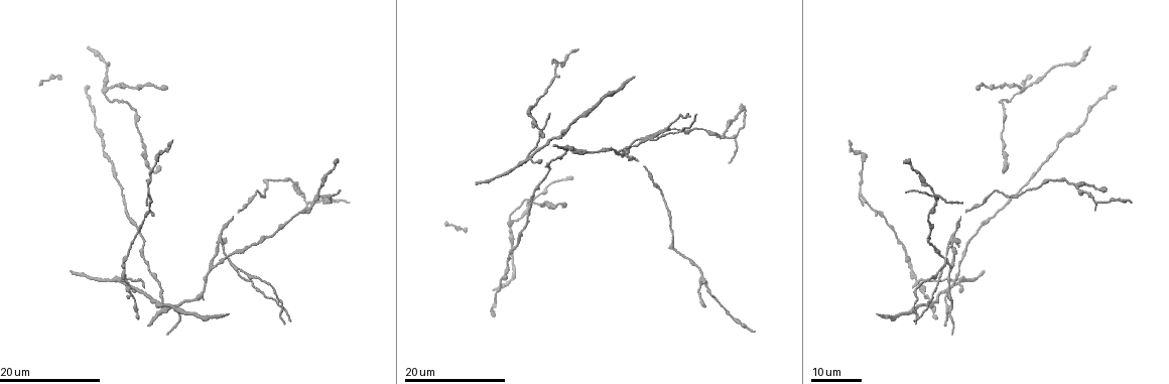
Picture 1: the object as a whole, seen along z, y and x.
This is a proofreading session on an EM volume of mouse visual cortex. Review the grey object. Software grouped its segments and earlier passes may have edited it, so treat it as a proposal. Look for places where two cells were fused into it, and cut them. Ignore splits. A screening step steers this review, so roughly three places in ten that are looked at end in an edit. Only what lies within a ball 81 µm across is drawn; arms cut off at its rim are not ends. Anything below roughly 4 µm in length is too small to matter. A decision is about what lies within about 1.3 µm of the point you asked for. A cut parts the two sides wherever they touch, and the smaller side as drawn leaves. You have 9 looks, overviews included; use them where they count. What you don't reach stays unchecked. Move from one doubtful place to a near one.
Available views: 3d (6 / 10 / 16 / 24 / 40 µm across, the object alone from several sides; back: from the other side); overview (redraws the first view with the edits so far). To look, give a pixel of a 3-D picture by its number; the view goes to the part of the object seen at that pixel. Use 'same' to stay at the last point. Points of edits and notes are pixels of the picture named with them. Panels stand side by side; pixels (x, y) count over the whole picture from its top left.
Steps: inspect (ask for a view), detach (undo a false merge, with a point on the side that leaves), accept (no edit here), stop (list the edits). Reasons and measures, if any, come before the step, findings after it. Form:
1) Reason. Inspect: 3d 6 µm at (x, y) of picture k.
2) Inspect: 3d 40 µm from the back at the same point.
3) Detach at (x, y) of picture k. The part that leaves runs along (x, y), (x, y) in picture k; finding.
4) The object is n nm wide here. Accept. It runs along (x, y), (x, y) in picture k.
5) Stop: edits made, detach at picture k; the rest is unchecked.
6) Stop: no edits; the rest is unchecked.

Three arms meet. Inspect: 3d 24 µm at (951, 308) of picture 1.

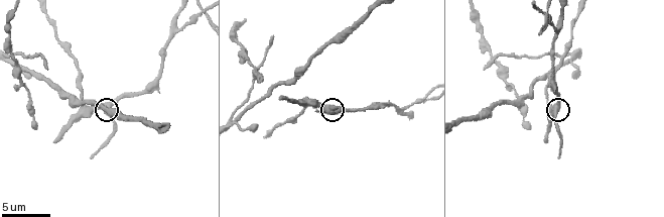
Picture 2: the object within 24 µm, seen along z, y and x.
Inspect: 3d 10 µm at (334, 107) of picture 2.

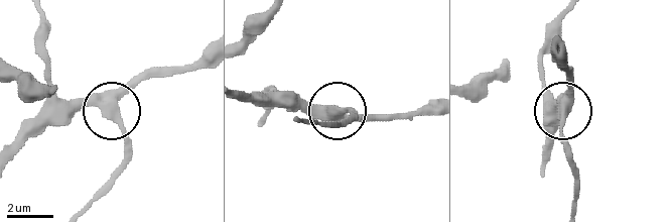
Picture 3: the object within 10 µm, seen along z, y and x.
The object is 410 nm wide here. Accept. All the same cell.

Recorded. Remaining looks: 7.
A fork. Inspect: 3d 24 µm at (724, 137) of picture 1.

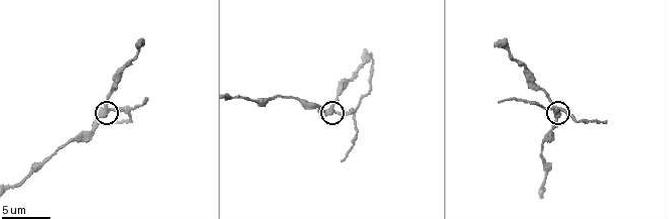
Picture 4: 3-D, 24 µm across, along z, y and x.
Inspect: 3d 6 µm at (106, 108) of picture 4.

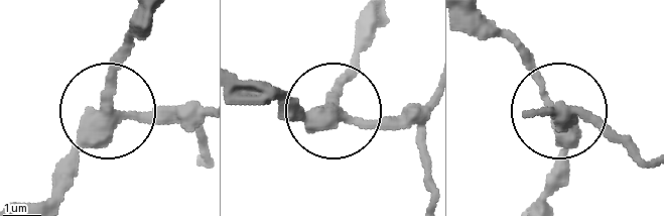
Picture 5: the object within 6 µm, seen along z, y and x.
3 arms meet here. Accept. One cell here.

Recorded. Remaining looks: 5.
Three arms meet. Inspect: 3d 24 µm at (297, 189) of picture 1.

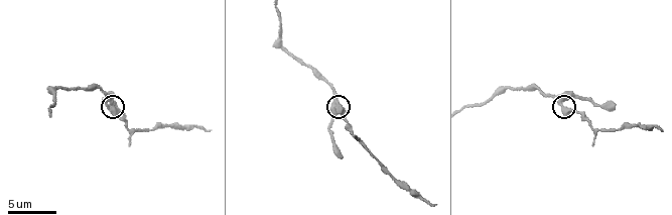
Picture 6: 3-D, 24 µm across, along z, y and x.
Inspect: 3d 6 µm at (113, 104) of picture 6.

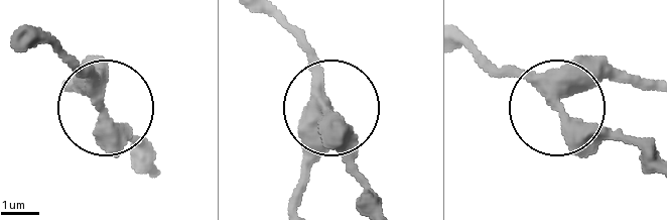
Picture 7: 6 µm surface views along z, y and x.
Accept. It runs along (272, 18), (307, 57), (323, 105), (301, 162), (301, 198) in picture 7; one cell here.

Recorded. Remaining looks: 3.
Four-way junction. Inspect: 3d 24 µm at (527, 155) of picture 1.

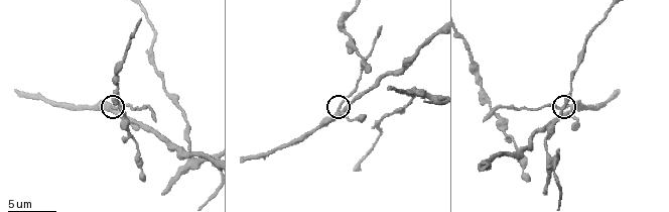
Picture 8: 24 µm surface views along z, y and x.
Closer look. Inspect: 3d 10 µm at (114, 107) of picture 8.

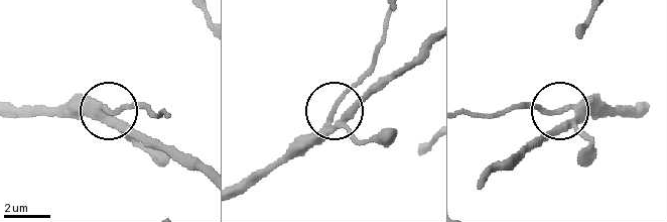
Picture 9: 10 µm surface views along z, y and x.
The object is 210 nm wide here. Accept. Continuous, no second cell.

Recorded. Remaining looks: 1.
Stop: no edits; the rest is unchecked.

